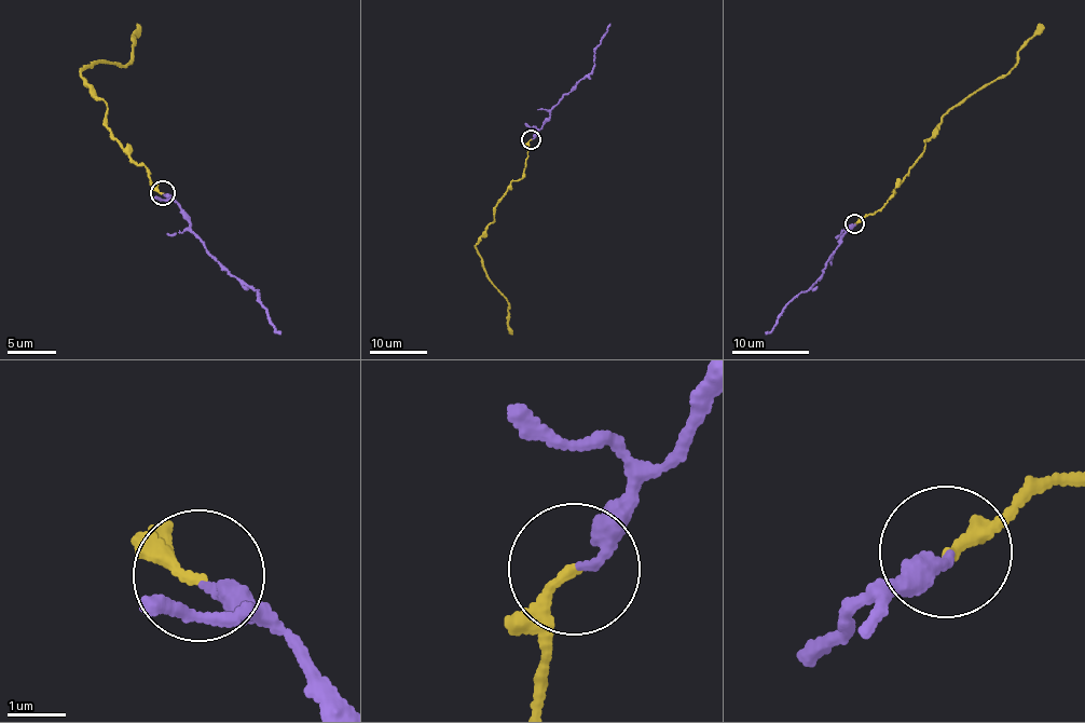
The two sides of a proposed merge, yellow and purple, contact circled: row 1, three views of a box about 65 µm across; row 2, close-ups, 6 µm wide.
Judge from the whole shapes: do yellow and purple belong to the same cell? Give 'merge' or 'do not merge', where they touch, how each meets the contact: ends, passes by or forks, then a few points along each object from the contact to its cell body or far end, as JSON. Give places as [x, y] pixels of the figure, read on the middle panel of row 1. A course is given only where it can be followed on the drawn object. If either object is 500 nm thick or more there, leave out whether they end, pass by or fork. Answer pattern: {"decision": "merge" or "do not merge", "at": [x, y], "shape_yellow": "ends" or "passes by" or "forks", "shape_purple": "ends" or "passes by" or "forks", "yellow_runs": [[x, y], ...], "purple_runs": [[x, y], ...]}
{"decision": "merge", "at": [531, 139], "shape_yellow": "ends", "shape_purple": "ends", "yellow_runs": [[531, 138], [523, 177], [511, 181], [499, 200], [494, 220], [476, 246], [486, 273], [508, 304], [510, 333]], "purple_runs": [[531, 138], [565, 94], [591, 71], [595, 49], [609, 24]]}

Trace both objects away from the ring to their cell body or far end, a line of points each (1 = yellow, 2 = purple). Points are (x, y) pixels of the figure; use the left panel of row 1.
1: (162, 193), (148, 168), (111, 136), (107, 103), (82, 70), (129, 62), (139, 25)
2: (162, 193), (177, 201), (190, 232), (210, 258), (252, 287), (269, 323), (279, 332)

